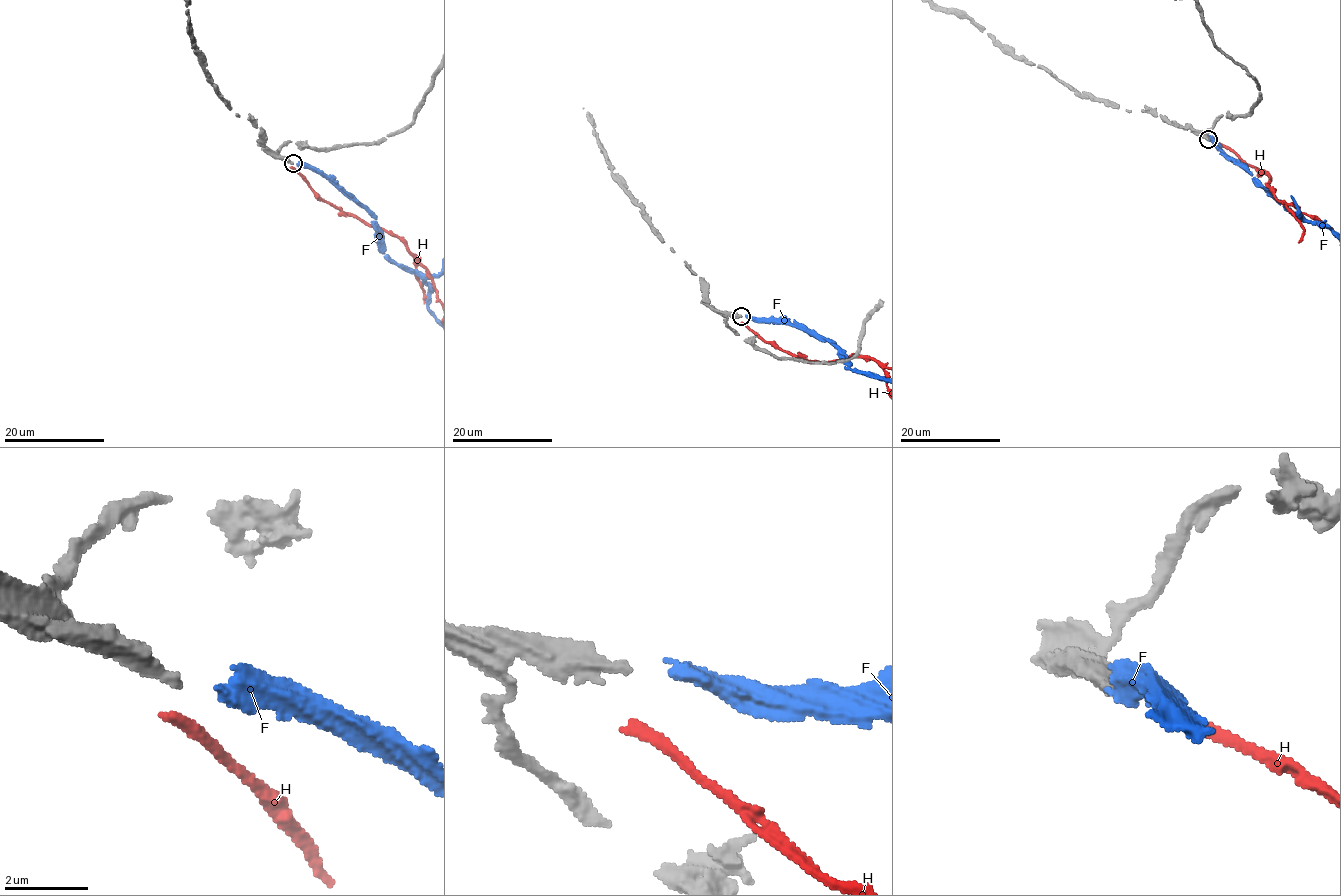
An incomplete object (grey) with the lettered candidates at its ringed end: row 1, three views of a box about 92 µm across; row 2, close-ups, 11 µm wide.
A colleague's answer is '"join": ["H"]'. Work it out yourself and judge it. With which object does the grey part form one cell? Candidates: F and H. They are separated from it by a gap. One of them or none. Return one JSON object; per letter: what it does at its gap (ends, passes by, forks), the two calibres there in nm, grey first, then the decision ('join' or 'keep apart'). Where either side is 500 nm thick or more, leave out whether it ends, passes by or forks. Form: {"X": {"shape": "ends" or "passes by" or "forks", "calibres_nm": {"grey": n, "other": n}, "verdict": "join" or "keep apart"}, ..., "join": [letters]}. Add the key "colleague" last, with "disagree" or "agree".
{"F": {"shape": "ends", "calibres_nm": {"grey": 260, "other": 360}, "verdict": "join"}, "H": {"shape": "ends", "calibres_nm": {"grey": 260, "other": 280}, "verdict": "keep apart"}, "join": ["F"], "colleague": "disagree"}

